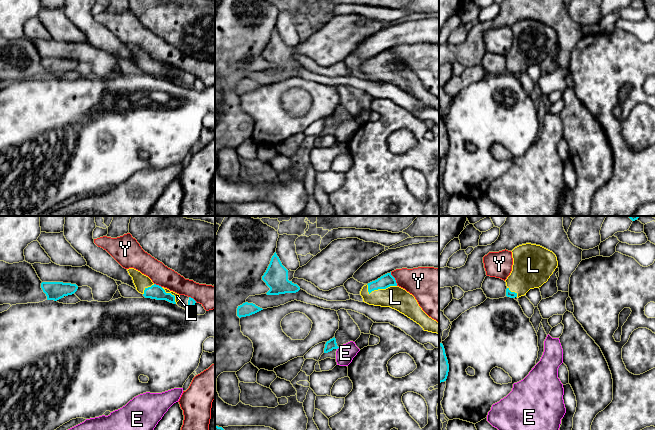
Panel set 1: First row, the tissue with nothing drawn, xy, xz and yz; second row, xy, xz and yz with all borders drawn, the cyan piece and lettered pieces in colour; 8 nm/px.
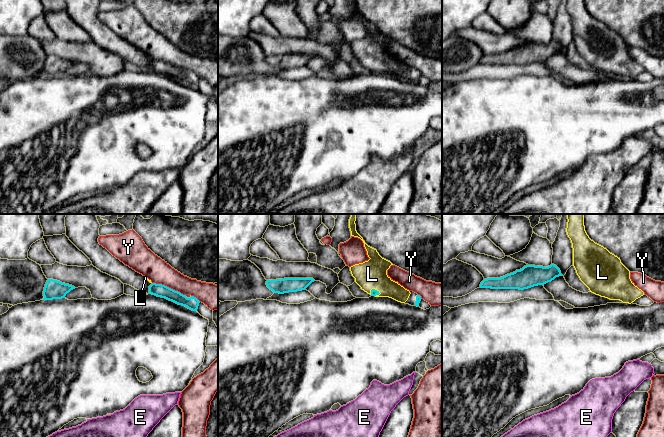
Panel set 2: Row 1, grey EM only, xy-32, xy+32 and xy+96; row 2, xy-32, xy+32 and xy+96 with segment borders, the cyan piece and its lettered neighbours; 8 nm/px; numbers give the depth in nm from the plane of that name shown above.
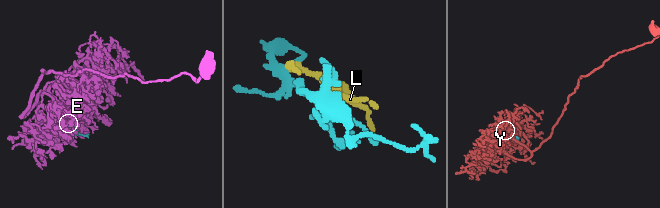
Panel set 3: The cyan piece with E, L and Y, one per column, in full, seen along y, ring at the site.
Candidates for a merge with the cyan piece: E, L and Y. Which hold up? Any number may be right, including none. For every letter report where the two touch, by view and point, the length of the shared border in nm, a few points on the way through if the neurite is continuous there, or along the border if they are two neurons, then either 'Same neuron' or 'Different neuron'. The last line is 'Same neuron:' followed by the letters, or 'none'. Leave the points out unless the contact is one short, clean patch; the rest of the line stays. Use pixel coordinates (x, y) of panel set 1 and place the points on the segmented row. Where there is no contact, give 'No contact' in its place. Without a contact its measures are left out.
E: No contact. Different neuron
L: Touches cyan at xz (379, 288). Shared border 240 nm. Same neuron
Y: Touches cyan at xz (394, 279). Shared border 130 nm. Different neuron
Same neuron: L

